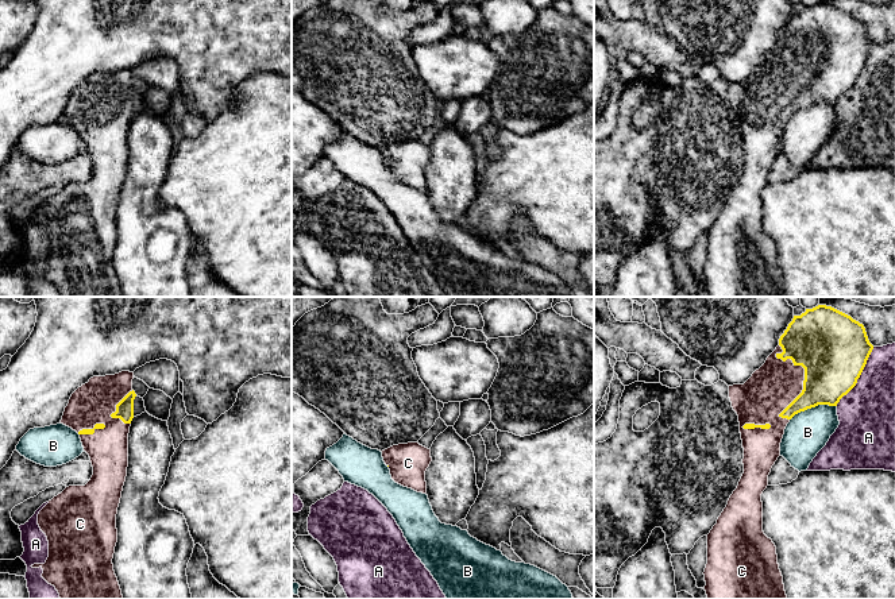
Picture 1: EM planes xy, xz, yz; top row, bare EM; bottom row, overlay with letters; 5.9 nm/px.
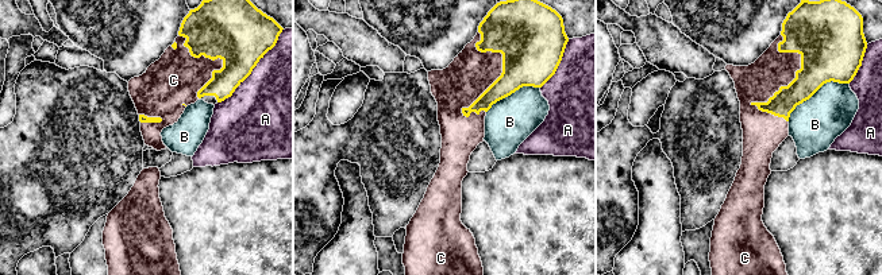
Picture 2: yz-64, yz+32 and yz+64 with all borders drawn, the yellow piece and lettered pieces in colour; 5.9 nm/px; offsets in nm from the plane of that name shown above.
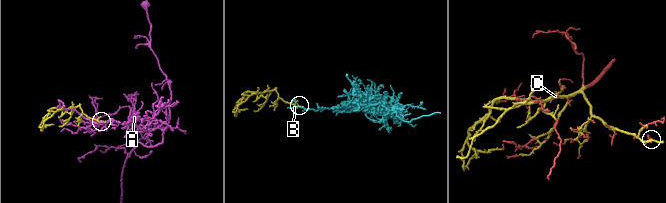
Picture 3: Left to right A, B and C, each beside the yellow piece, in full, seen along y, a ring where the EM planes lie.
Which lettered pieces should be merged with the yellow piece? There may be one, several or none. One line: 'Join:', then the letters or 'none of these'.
Join: C

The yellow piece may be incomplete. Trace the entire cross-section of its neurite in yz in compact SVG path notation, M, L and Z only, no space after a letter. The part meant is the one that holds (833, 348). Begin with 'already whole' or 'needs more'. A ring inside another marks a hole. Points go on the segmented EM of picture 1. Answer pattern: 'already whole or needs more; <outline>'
needs more; M818 305L794 316L776 349L744 384L729 386L732 407L740 422L744 474L707 534L703 572L707 599L787 599L776 546L763 532L761 494L780 456L790 420L818 405L837 406L856 386L872 349L863 324L832 306Z

